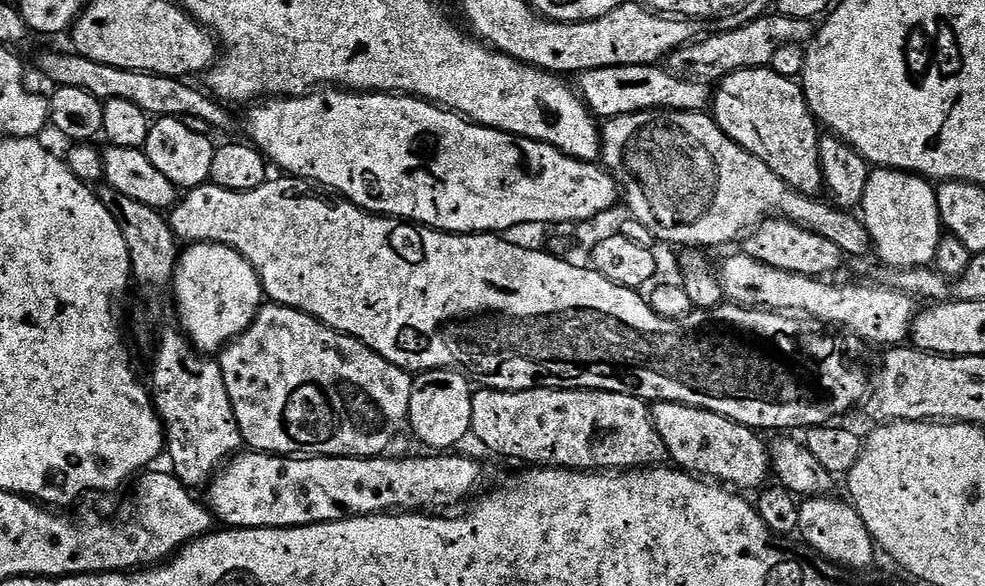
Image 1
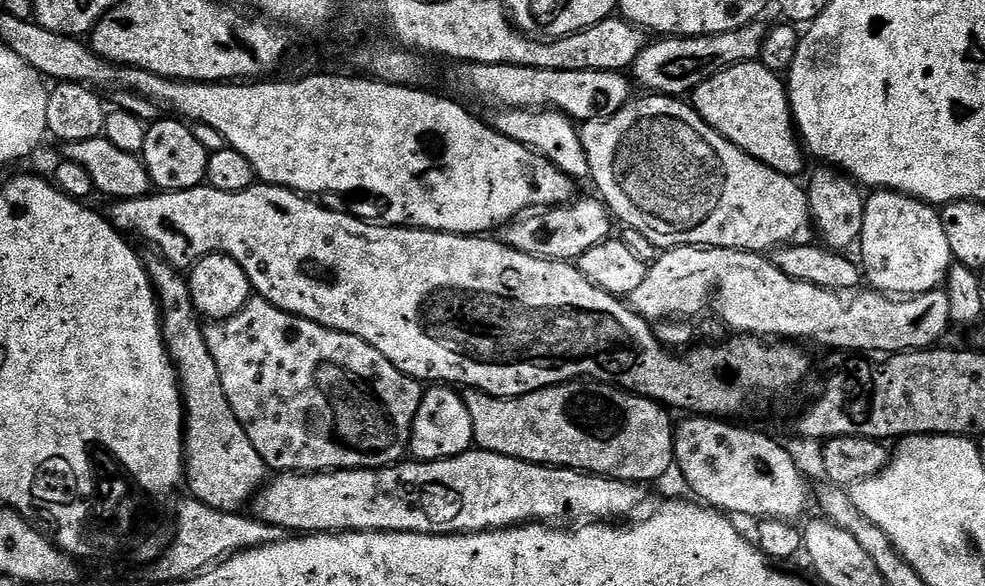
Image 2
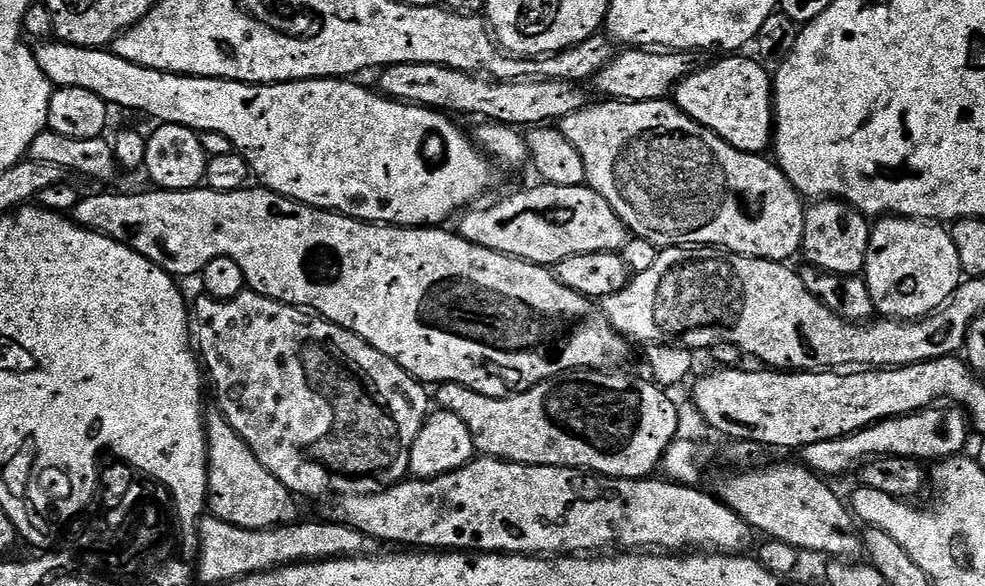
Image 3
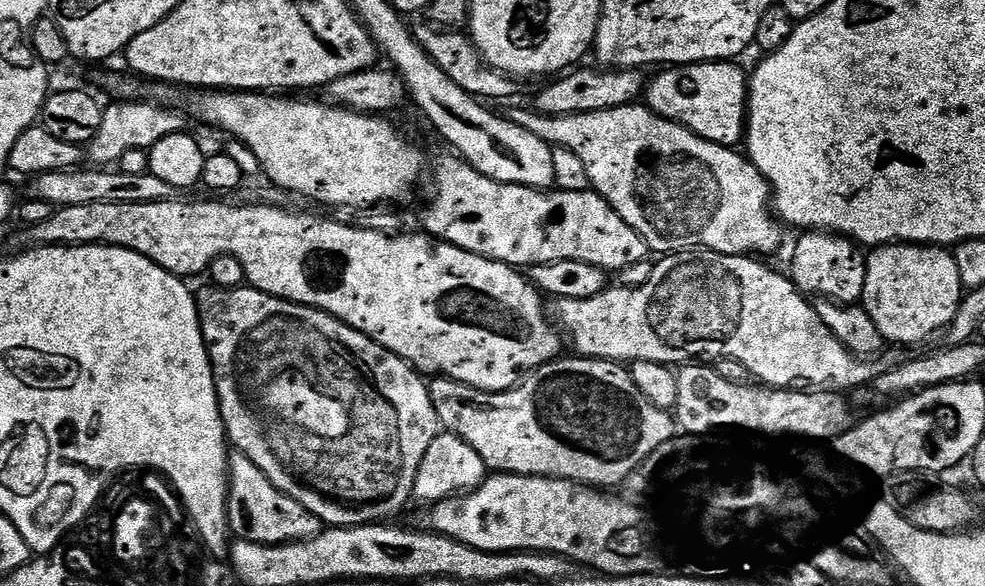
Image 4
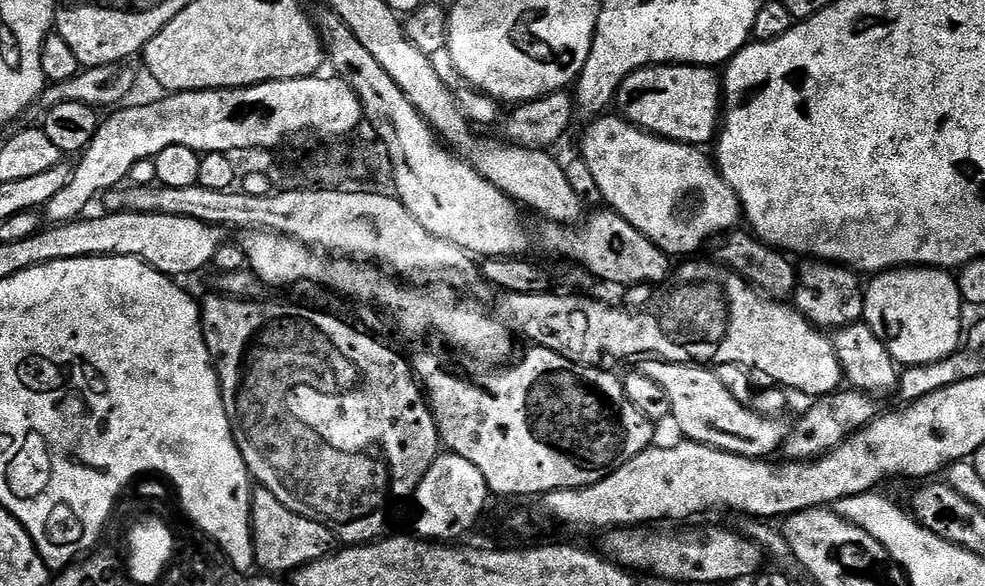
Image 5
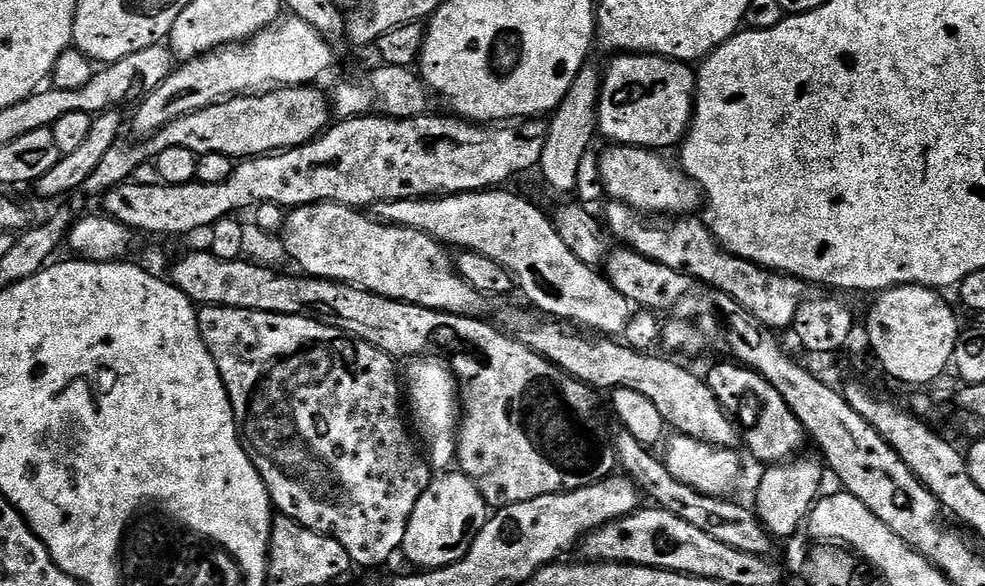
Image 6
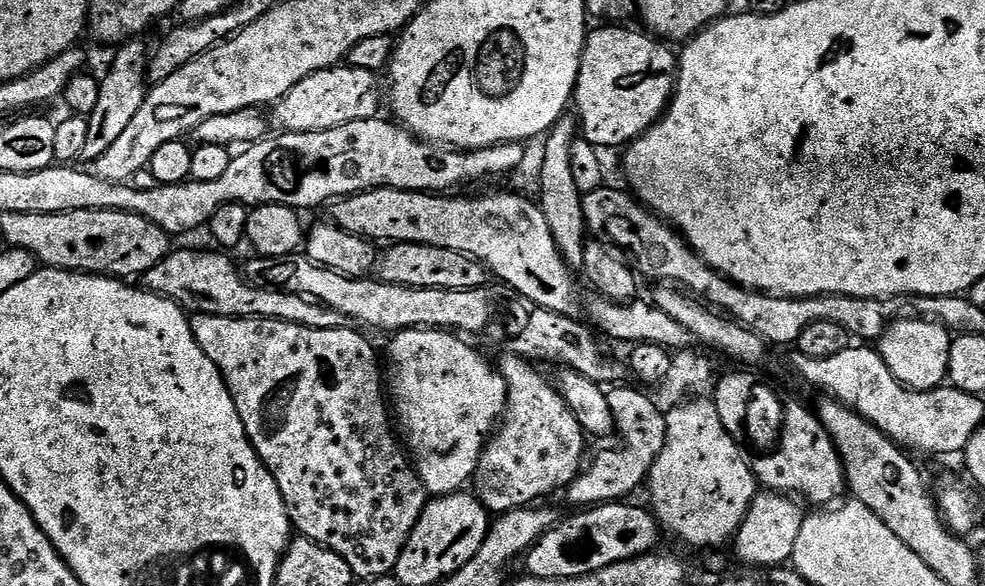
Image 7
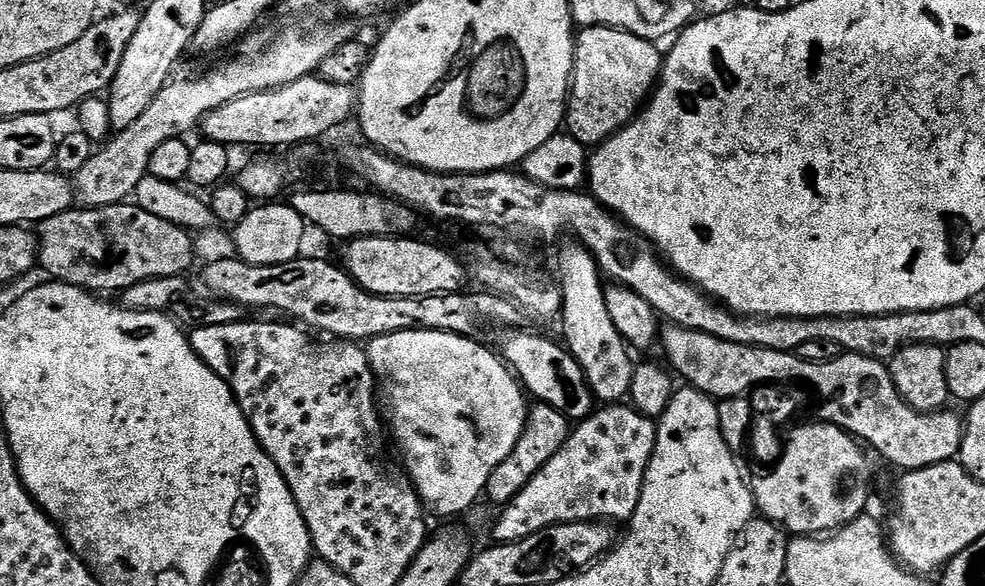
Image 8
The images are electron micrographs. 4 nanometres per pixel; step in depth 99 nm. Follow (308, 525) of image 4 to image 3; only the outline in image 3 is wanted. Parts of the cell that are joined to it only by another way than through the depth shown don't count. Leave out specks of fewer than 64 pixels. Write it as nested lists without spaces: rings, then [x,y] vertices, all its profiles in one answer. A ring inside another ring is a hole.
[[[219,410],[207,413],[204,433],[208,443],[208,507],[207,511],[230,526],[242,526],[246,530],[266,530],[279,524],[290,524],[297,519],[297,497],[286,485],[278,482],[262,462],[246,446],[246,442],[230,426]]]

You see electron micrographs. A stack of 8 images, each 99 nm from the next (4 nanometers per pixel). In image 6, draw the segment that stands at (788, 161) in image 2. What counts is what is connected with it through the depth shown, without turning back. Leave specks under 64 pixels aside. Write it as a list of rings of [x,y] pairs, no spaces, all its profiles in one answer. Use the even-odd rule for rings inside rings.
[[[620,54],[613,60],[616,61],[608,69],[603,69],[600,81],[600,104],[596,107],[599,135],[605,136],[613,145],[629,144],[635,148],[653,150],[675,149],[687,137],[692,127],[697,73],[692,73],[687,63],[668,60],[665,56]]]

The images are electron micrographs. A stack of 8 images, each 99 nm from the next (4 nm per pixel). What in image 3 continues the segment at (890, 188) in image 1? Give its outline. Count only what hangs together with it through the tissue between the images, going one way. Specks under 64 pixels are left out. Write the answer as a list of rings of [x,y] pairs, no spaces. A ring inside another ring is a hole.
[[[904,216],[880,218],[871,225],[870,246],[866,254],[862,279],[870,290],[872,307],[889,320],[920,320],[937,312],[951,300],[962,279],[958,250],[947,227],[936,222],[907,220]]]

